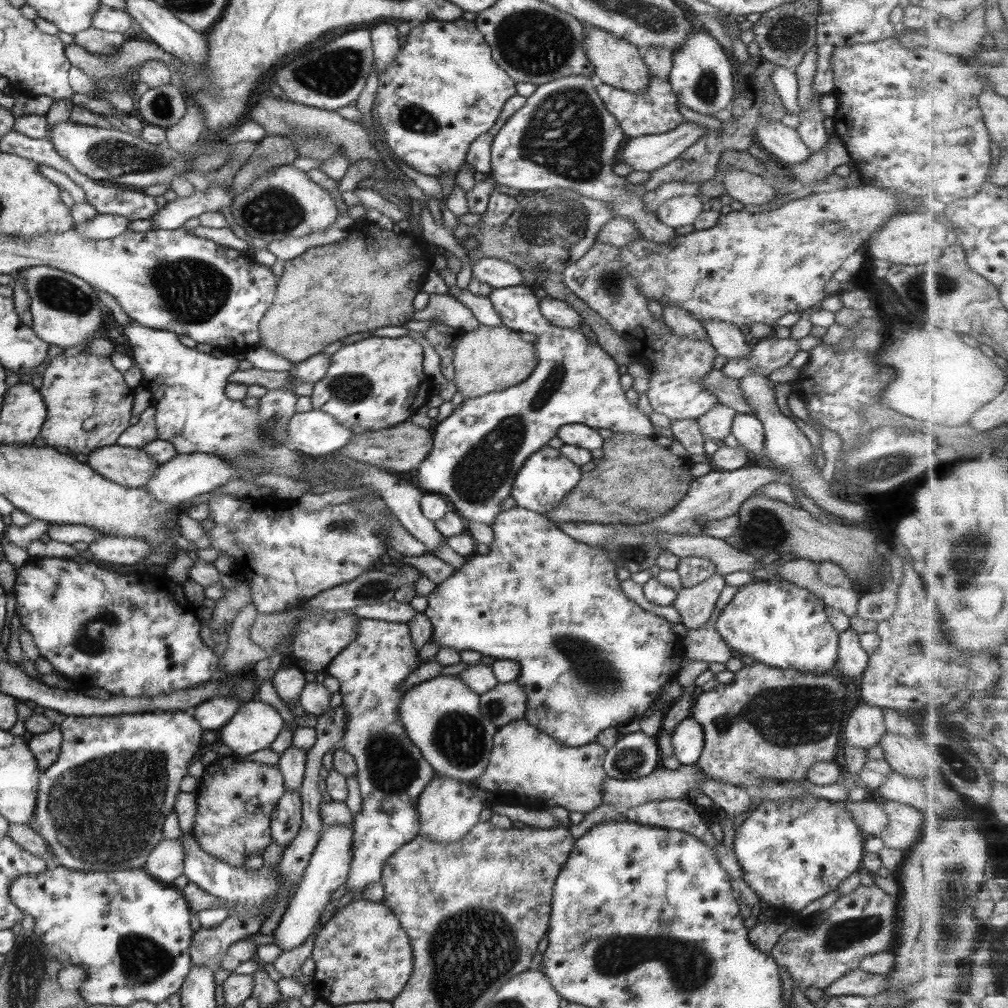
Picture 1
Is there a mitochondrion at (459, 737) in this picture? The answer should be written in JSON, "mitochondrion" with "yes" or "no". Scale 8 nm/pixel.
{"mitochondrion":"yes"}

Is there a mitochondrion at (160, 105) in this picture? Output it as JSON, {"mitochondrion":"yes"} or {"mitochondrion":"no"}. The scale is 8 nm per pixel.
{"mitochondrion":"yes"}

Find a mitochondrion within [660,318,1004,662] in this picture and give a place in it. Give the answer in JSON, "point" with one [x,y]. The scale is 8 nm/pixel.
{"point":[971,550]}

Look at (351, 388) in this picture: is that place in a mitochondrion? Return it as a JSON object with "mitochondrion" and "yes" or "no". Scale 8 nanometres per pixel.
{"mitochondrion":"yes"}

